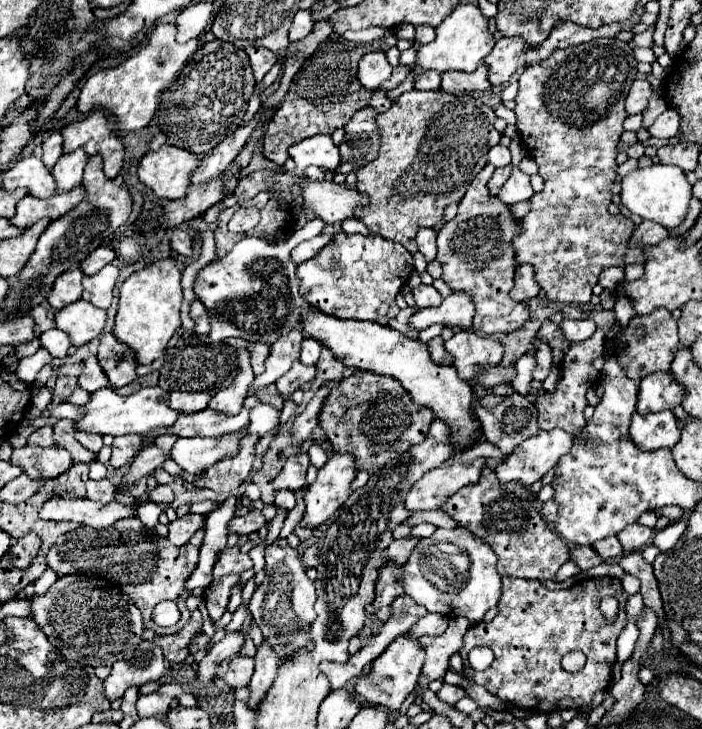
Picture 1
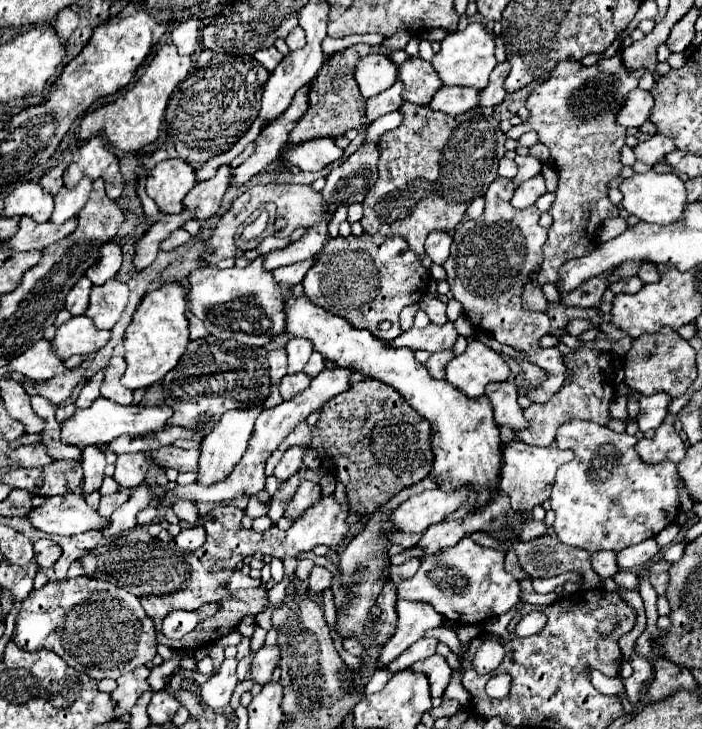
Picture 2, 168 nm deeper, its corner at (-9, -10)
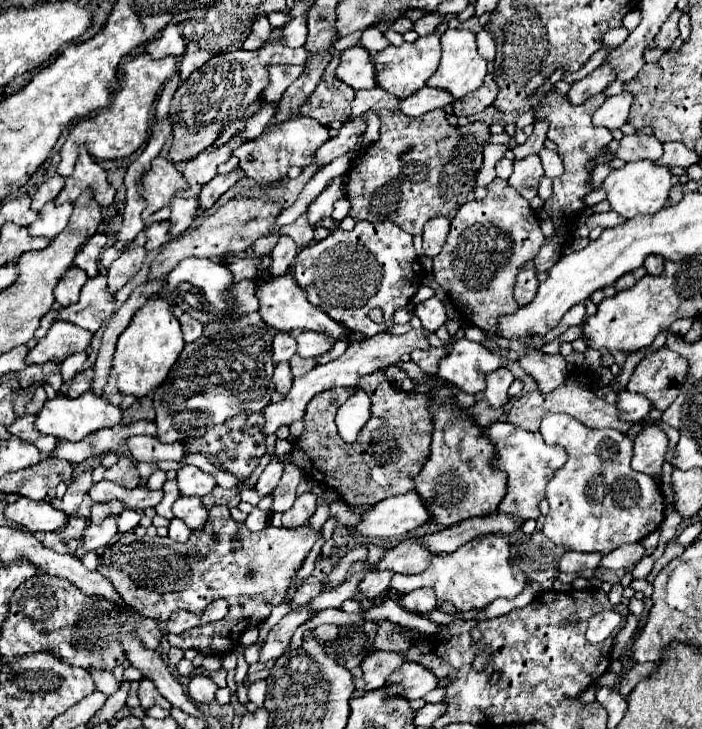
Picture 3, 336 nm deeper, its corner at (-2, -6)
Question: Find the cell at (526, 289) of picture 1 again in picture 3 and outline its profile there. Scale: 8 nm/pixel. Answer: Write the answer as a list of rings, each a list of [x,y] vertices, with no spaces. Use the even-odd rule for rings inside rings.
[[[528,261],[518,273],[518,281],[514,289],[514,299],[518,301],[518,305],[528,305],[536,297],[536,287],[538,287],[536,269],[534,269],[534,263]]]

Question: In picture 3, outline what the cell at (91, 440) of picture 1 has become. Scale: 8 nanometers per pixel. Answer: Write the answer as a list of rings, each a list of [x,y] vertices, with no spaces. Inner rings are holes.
[[[88,467],[86,471],[82,471],[80,475],[74,477],[74,481],[68,485],[62,499],[52,499],[52,505],[58,507],[60,511],[64,511],[66,515],[72,515],[80,507],[84,495],[90,491],[92,485],[94,485],[92,483],[92,467]]]

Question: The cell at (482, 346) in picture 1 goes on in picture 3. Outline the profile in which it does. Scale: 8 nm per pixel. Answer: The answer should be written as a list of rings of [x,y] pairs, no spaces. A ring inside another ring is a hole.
[[[458,339],[450,353],[438,365],[438,377],[454,383],[464,393],[476,395],[484,391],[484,377],[500,369],[500,355],[488,351],[480,343]]]

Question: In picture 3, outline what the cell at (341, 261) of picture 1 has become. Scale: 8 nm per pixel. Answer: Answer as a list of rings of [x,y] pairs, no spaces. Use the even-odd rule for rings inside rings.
[[[358,221],[352,231],[336,229],[326,239],[316,241],[302,249],[294,261],[292,273],[294,273],[294,279],[298,281],[298,285],[306,291],[308,301],[312,305],[322,307],[322,311],[326,311],[334,321],[344,323],[350,331],[362,333],[364,337],[372,337],[376,333],[388,331],[394,325],[392,313],[410,303],[410,299],[420,289],[420,285],[424,283],[424,277],[426,277],[426,271],[422,269],[420,261],[416,261],[412,237],[390,221],[382,221],[382,223]],[[374,307],[380,307],[384,311],[384,321],[380,325],[372,323],[368,319],[368,311]]]

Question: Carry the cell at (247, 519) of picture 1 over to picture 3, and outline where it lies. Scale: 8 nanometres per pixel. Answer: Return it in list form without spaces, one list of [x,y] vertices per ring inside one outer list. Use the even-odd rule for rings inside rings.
[[[214,505],[206,527],[194,531],[188,543],[174,543],[170,537],[158,535],[138,537],[130,531],[102,551],[98,571],[114,583],[114,589],[130,607],[136,607],[136,611],[158,623],[166,621],[176,607],[202,611],[212,599],[224,597],[230,603],[224,619],[166,637],[170,645],[180,649],[222,655],[240,645],[240,633],[246,627],[262,623],[272,607],[286,599],[286,589],[300,569],[300,561],[322,537],[322,531],[312,529],[310,523],[296,529],[268,525],[258,533],[250,533],[244,523],[236,523],[230,517],[226,505]]]

